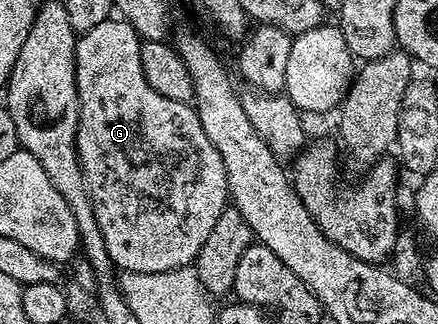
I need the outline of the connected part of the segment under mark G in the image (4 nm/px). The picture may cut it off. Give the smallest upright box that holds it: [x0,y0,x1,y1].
[74,20,229,273]

